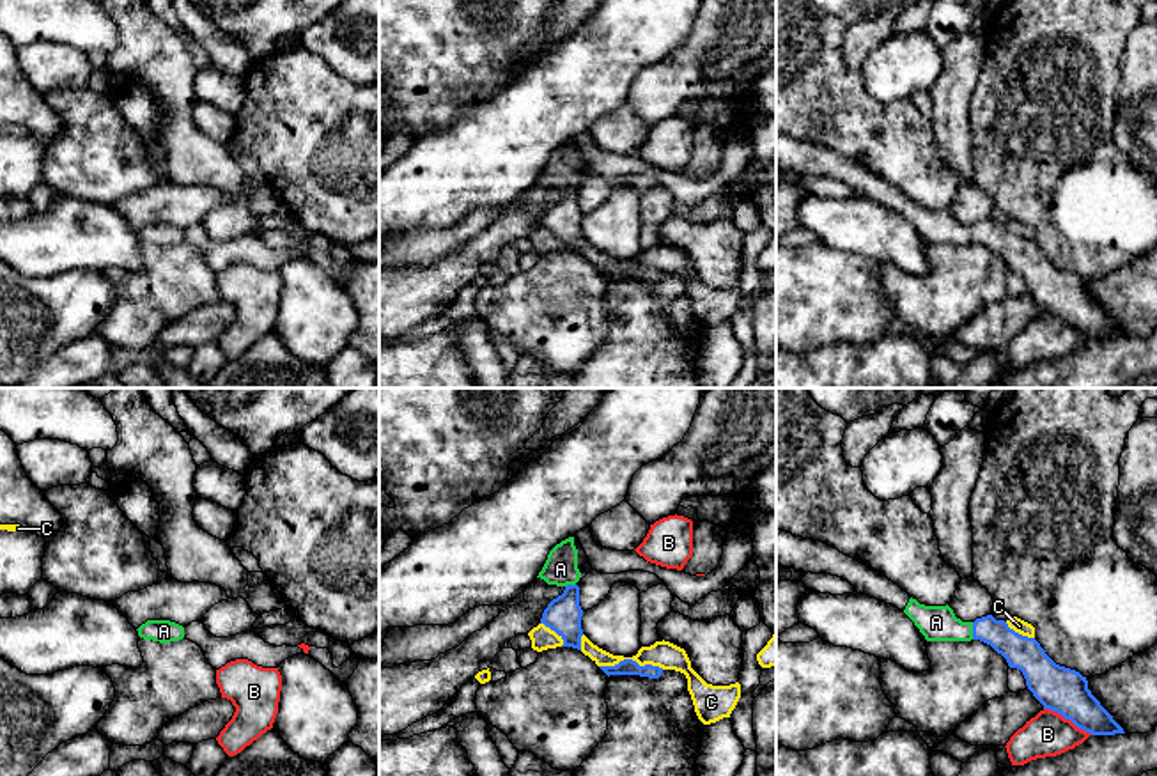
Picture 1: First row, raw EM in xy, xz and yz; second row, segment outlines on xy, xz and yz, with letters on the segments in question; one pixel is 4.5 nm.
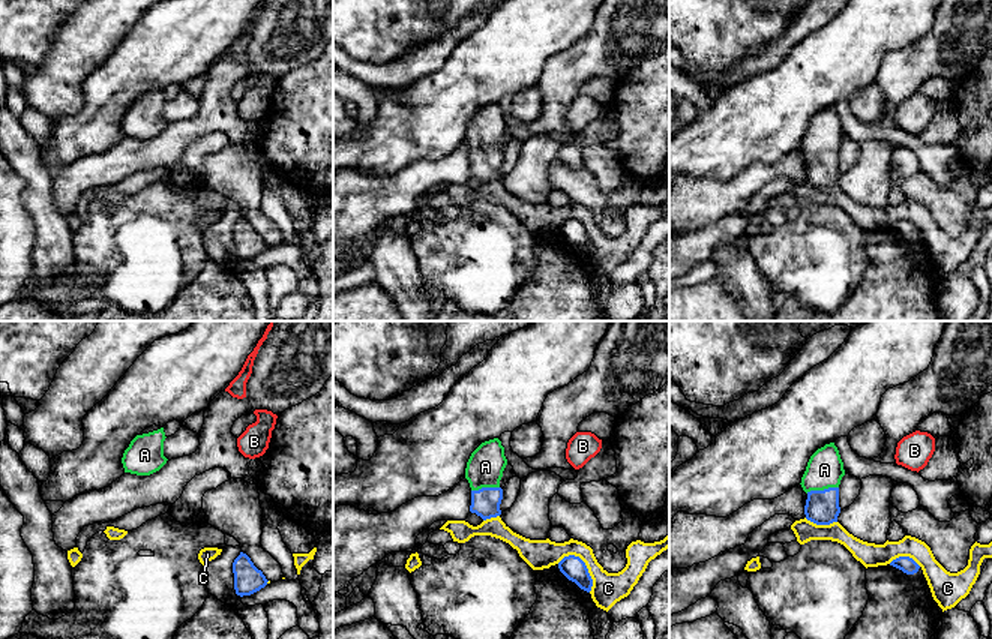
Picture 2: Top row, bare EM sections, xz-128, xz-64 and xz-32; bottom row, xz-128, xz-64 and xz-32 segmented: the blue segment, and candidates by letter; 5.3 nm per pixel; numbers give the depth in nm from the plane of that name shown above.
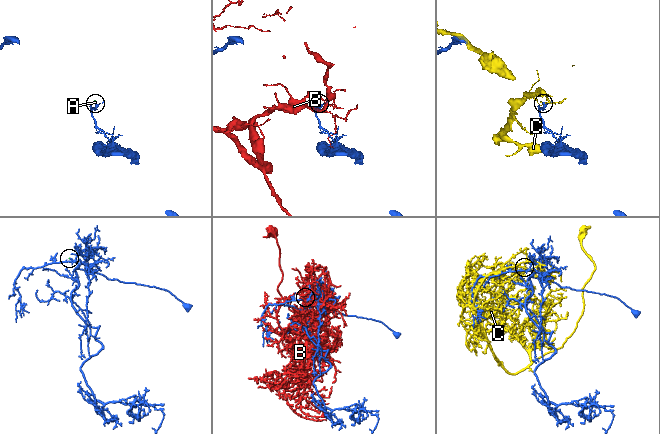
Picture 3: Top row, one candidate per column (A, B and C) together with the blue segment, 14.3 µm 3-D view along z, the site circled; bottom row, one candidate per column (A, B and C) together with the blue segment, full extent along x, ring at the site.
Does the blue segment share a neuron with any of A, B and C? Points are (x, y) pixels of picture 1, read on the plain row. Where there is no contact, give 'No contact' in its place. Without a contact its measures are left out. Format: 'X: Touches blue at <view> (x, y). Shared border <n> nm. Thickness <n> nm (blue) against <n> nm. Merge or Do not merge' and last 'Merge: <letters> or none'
A: Touches blue at yz (973, 234). Shared border 80 nm. Thickness 150 nm (blue) against 160 nm. Merge
B: Touches blue at yz (1069, 321). Shared border 260 nm. Thickness 200 nm (blue) against 200 nm. Do not merge
C: Touches blue at xz (631, 263). Shared border 300 nm. Thickness 80 nm (blue) against 120 nm. Do not merge
Merge: A

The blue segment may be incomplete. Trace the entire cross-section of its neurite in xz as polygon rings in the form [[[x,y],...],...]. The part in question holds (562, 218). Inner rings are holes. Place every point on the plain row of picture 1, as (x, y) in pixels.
[[[569,140],[556,147],[539,175],[540,182],[547,188],[563,190],[563,197],[553,202],[542,216],[540,227],[555,234],[562,243],[562,250],[572,250],[581,253],[581,220],[579,190],[581,181],[578,172],[578,152],[574,140]]]

